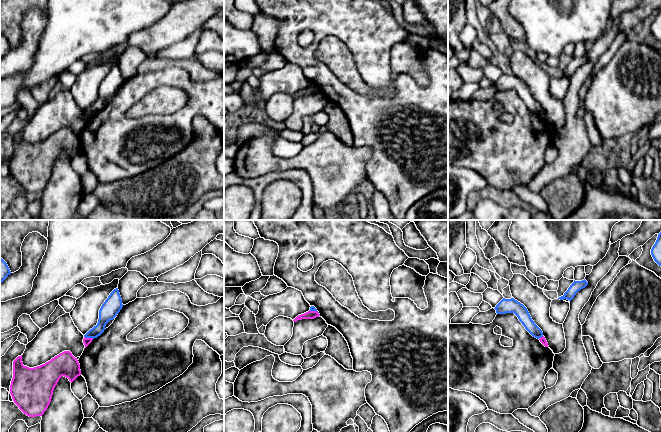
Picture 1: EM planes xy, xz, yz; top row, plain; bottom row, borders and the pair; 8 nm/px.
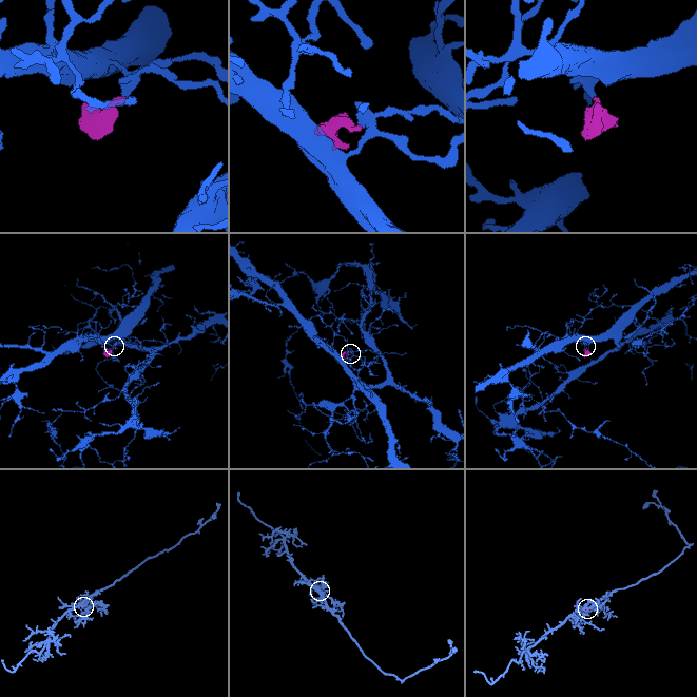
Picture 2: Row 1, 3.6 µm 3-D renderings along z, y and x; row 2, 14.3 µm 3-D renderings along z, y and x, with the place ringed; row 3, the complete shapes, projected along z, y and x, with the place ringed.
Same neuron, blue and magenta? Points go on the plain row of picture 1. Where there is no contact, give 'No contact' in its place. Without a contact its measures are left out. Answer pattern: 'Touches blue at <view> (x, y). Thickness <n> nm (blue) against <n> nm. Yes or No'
Touches blue at xy (89, 113). Thickness 140 nm (blue) against 60 nm. No

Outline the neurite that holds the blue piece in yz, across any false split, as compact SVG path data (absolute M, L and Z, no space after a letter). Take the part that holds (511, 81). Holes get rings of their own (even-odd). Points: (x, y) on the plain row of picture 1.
M503 74L494 85L497 90L514 89L533 113L537 115L543 113L542 106L534 99L527 84L514 74Z

